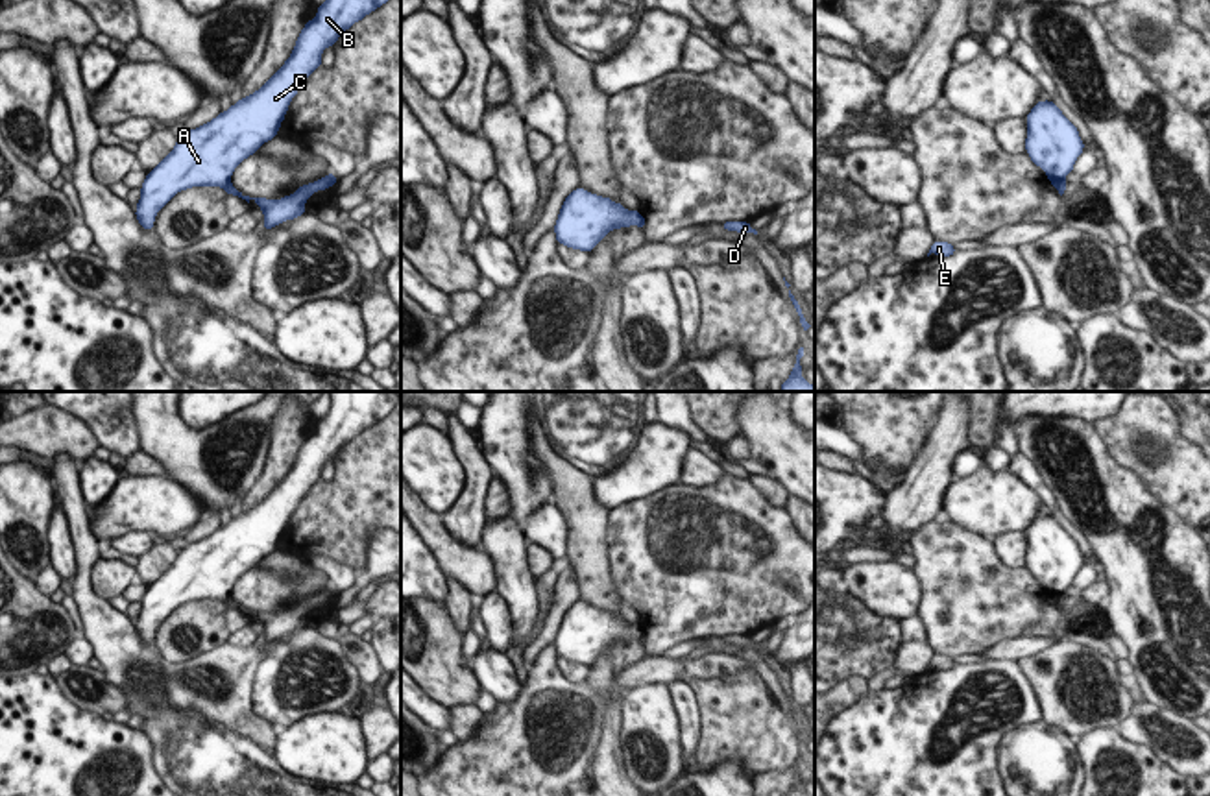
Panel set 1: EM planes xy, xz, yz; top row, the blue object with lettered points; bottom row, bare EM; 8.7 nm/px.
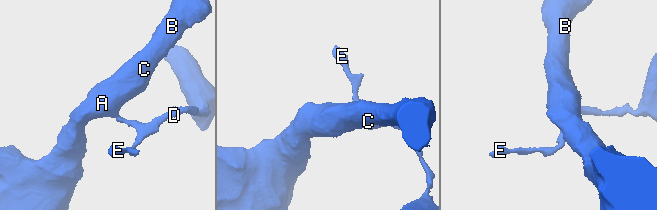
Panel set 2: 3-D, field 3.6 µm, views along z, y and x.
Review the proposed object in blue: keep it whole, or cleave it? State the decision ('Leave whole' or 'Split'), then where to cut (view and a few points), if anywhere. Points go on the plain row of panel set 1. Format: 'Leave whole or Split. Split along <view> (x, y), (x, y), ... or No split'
Split. Split along xy (229, 595), (226, 603).

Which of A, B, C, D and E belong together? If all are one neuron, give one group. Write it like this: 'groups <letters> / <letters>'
groups A B C / D E

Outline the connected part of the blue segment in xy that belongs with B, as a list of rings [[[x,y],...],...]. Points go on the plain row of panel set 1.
[[[329,392],[329,412],[320,417],[312,434],[307,434],[284,478],[248,512],[240,512],[209,537],[177,550],[174,563],[151,584],[140,600],[135,630],[146,645],[153,643],[157,626],[181,604],[192,600],[222,600],[231,597],[233,584],[257,563],[277,550],[292,512],[310,488],[321,480],[321,467],[334,460],[338,451],[355,436],[386,417],[401,399],[395,392]]]

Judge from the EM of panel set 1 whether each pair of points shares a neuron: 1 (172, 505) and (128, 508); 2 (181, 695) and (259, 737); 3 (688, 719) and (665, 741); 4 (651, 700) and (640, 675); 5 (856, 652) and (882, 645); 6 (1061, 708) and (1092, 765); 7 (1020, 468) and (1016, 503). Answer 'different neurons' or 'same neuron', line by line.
1: same neuron
2: same neuron
3: different neurons
4: different neurons
5: same neuron
6: different neurons
7: different neurons

